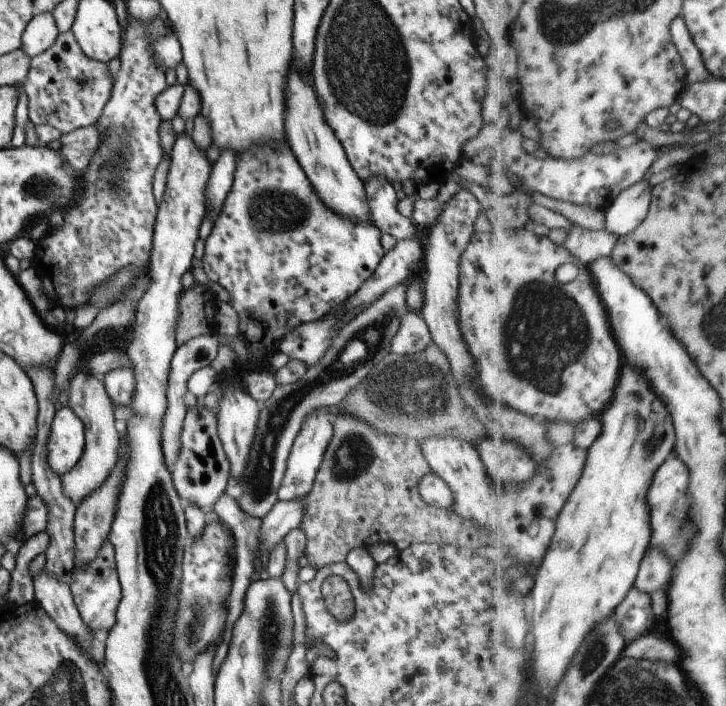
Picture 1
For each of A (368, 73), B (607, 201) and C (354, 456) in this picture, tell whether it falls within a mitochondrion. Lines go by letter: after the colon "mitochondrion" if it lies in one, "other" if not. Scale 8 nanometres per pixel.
A: mitochondrion
B: other
C: mitochondrion

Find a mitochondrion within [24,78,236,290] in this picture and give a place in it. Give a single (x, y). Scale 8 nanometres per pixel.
(114, 167)

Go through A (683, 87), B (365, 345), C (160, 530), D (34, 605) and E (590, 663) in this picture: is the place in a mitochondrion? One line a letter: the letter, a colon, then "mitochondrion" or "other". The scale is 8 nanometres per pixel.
A: other
B: mitochondrion
C: mitochondrion
D: other
E: mitochondrion

